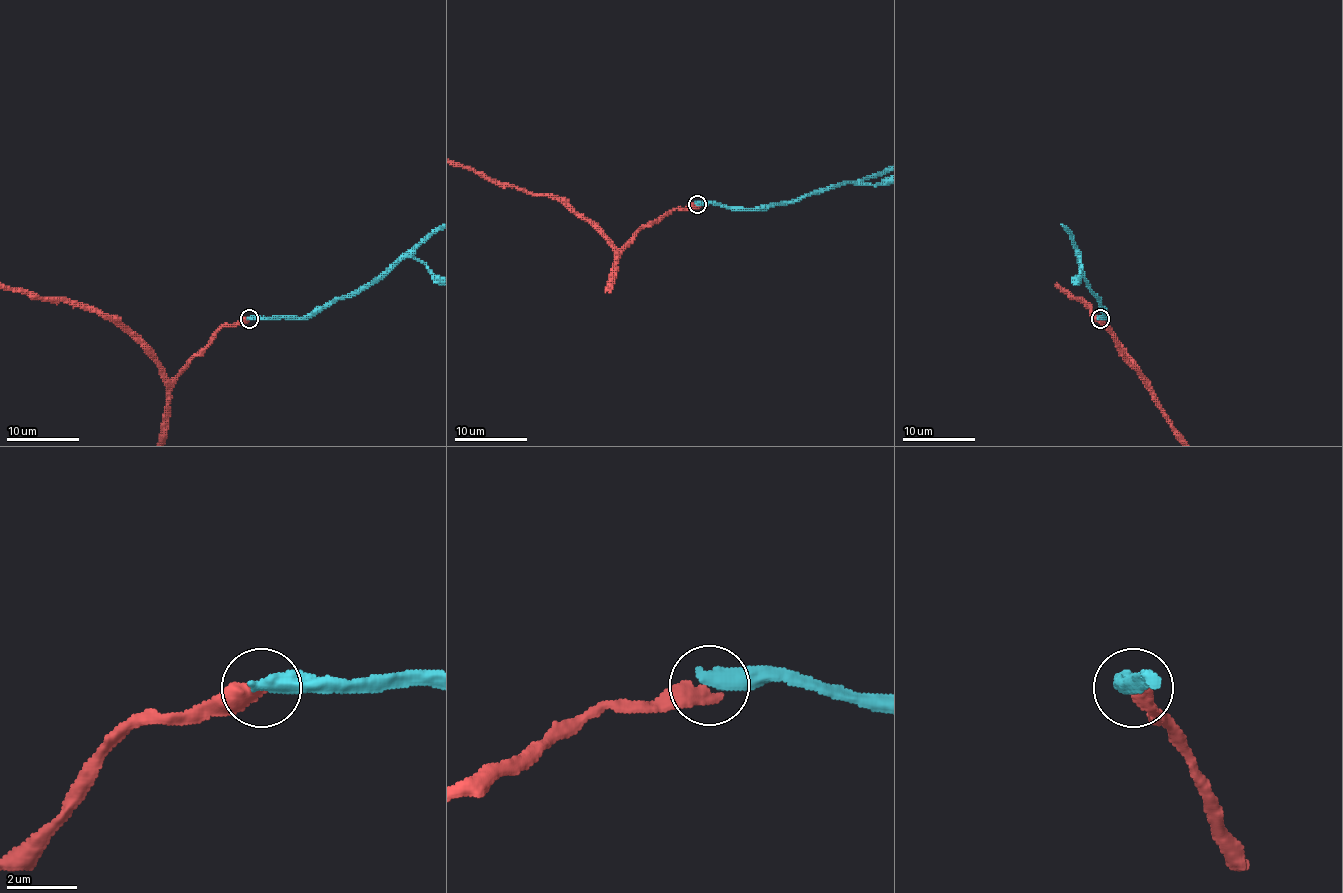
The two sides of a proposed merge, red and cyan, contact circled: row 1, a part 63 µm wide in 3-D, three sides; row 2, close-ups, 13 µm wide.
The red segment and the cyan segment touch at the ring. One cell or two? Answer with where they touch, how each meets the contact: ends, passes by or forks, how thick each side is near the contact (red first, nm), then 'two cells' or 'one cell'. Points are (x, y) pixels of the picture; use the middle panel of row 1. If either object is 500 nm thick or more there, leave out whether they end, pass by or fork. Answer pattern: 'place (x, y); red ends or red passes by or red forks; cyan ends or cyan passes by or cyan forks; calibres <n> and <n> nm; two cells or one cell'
place (697, 204); calibres 480 and 500 nm; two cells

